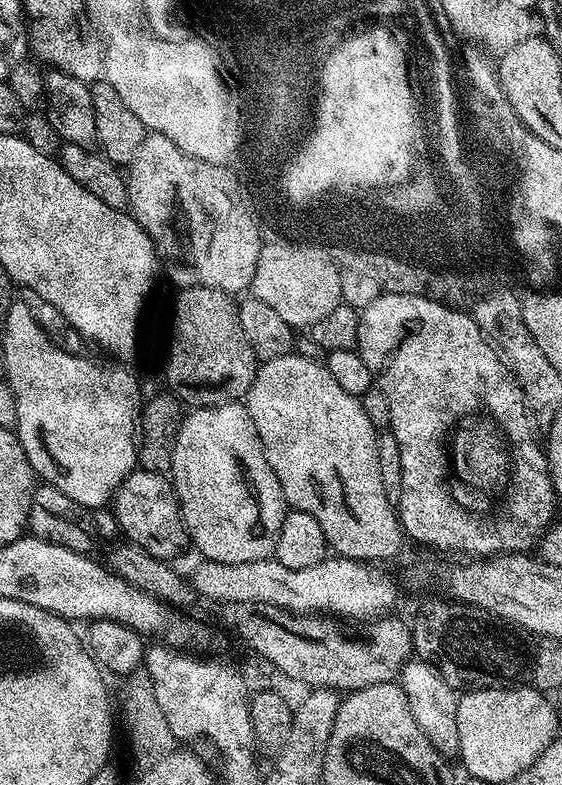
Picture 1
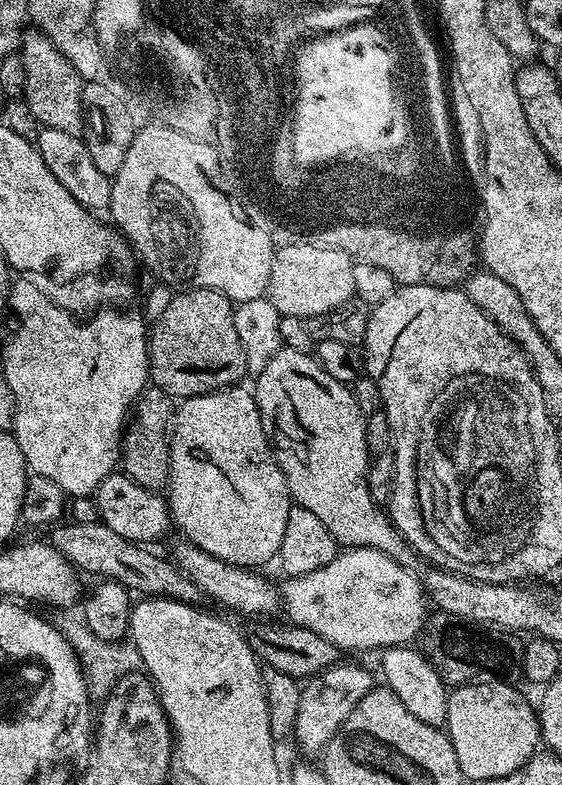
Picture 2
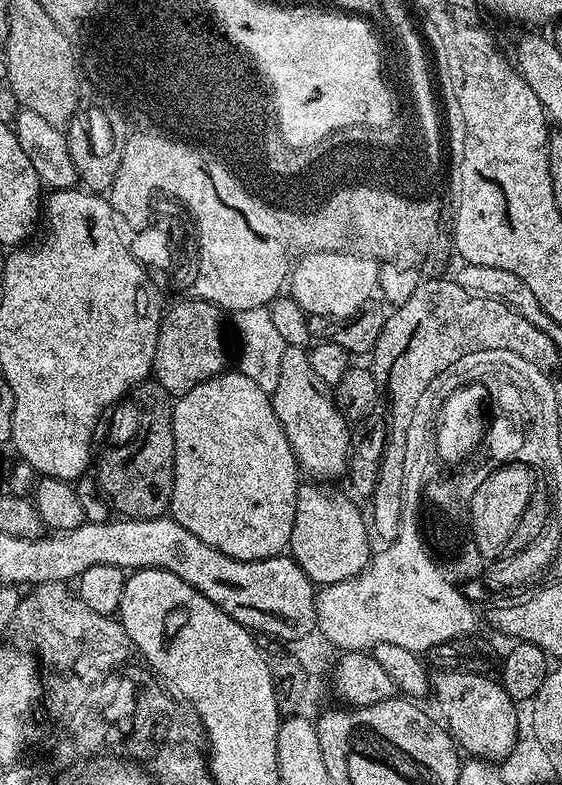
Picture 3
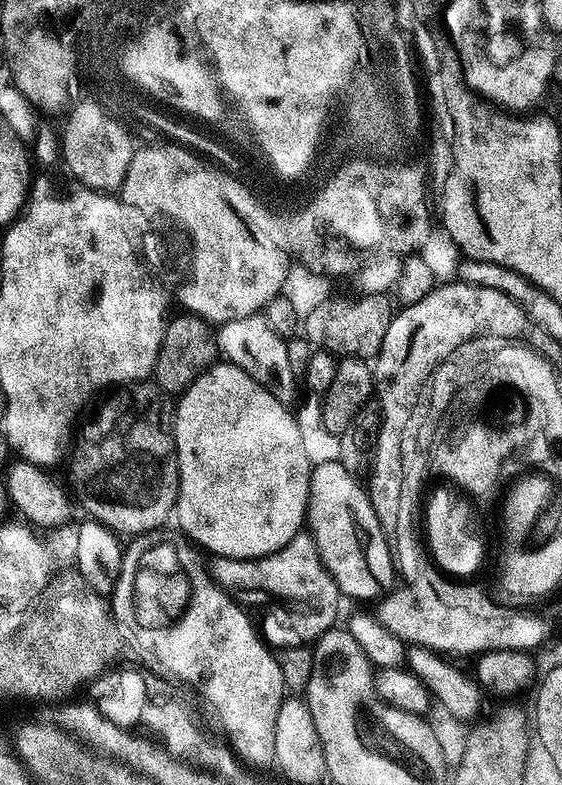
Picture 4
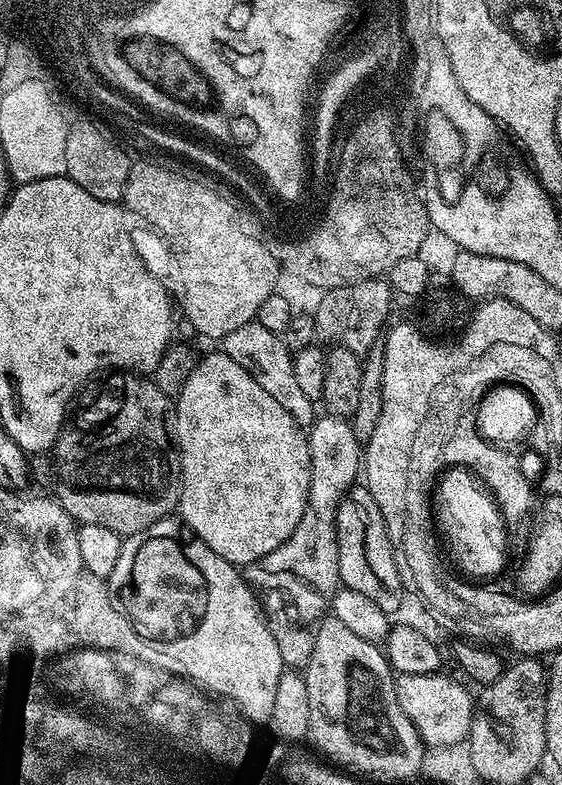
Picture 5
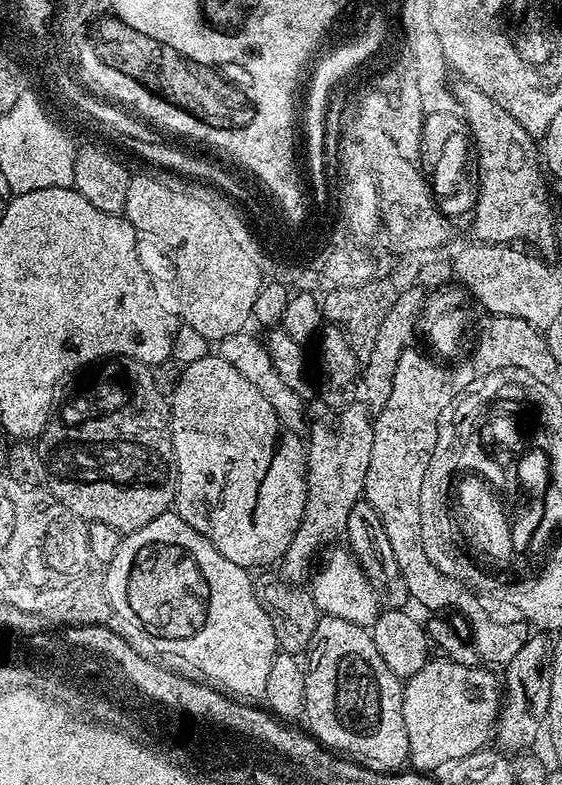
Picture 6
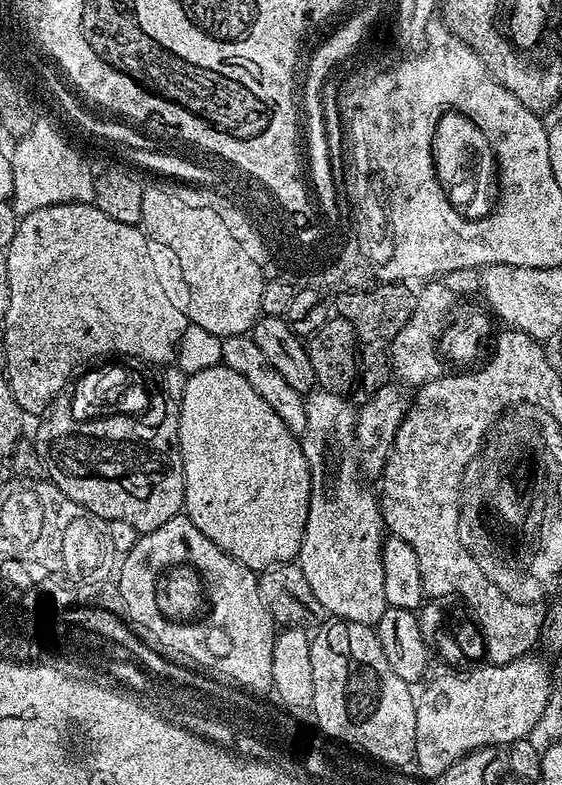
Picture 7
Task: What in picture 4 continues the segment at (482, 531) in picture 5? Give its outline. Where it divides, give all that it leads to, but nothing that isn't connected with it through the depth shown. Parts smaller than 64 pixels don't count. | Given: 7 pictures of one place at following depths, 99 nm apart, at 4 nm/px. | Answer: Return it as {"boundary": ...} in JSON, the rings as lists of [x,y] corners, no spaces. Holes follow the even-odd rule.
{"boundary":[[[442,486],[429,491],[423,509],[423,533],[429,557],[440,572],[452,578],[466,580],[484,566],[486,548],[474,524],[471,503],[453,487]]]}

